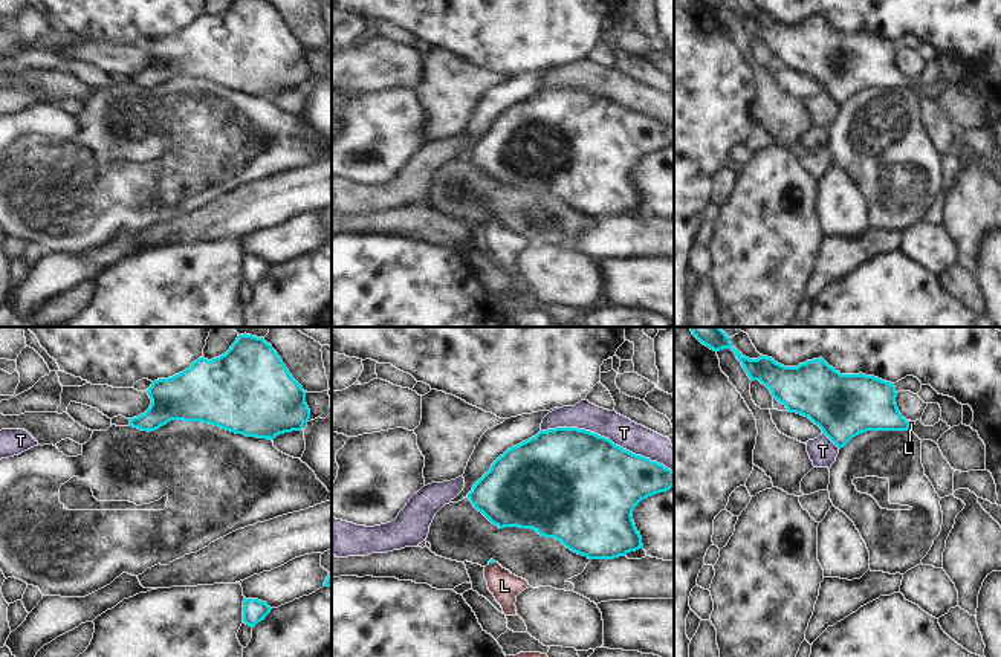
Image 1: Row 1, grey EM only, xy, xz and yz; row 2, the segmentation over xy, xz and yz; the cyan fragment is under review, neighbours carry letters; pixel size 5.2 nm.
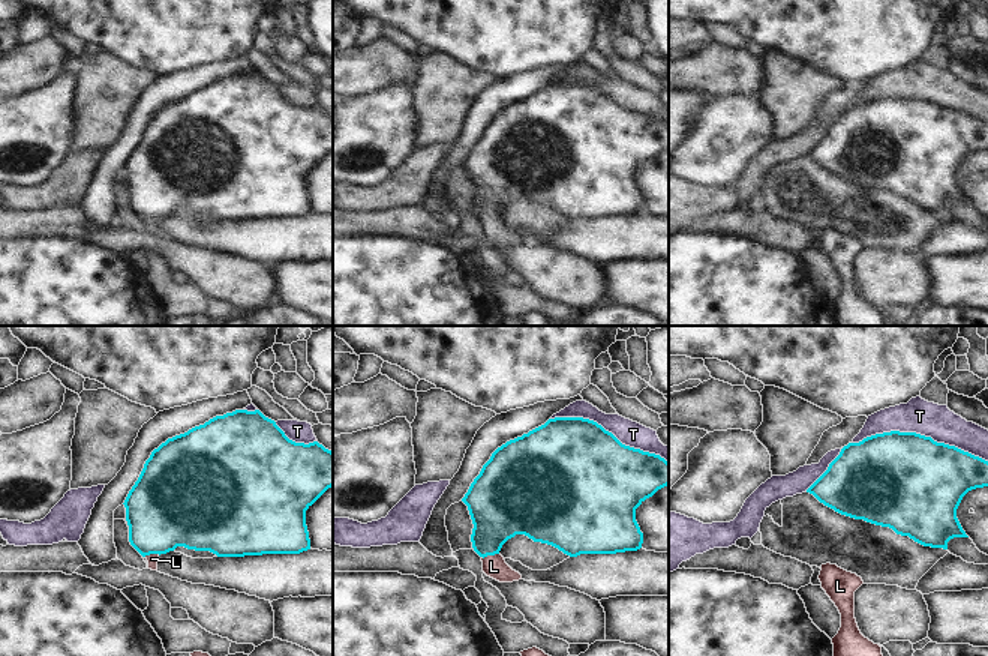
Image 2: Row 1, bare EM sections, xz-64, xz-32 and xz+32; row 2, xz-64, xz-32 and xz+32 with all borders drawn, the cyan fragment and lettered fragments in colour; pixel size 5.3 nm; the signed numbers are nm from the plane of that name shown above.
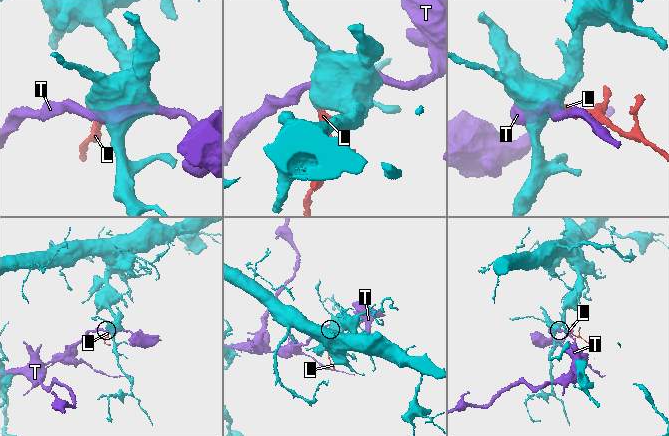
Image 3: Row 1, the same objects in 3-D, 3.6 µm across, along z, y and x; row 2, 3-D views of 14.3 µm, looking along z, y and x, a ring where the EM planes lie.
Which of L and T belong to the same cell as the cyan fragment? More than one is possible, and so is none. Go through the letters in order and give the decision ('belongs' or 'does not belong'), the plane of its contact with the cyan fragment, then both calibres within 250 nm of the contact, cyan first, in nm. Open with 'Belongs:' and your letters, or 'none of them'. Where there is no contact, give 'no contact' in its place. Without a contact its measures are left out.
Belongs: L
L: belongs; contact in yz; calibres 280 and 30 nm
T: does not belong; contact in xz; calibres 500 and 150 nm

